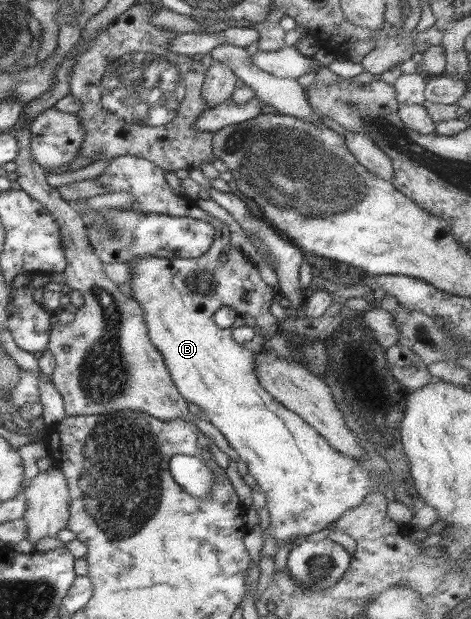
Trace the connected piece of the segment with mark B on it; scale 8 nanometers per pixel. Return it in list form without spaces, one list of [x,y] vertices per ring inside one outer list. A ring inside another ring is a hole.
[[[126,155],[110,162],[104,173],[94,178],[106,187],[104,194],[124,191],[133,195],[135,202],[131,209],[139,213],[190,217],[209,222],[215,228],[215,239],[209,251],[197,259],[168,260],[155,256],[131,258],[128,264],[133,266],[133,277],[129,280],[134,292],[132,298],[143,308],[149,339],[164,357],[177,390],[188,403],[198,406],[206,420],[224,435],[228,444],[240,456],[239,459],[246,463],[248,474],[257,480],[261,491],[266,493],[267,509],[271,518],[268,533],[271,538],[280,547],[294,540],[299,542],[299,538],[304,540],[306,536],[330,529],[341,514],[355,509],[365,499],[366,494],[379,491],[376,480],[380,477],[385,479],[385,476],[381,472],[375,472],[372,464],[361,466],[358,460],[338,453],[298,414],[282,407],[282,404],[260,386],[254,372],[254,359],[262,352],[267,339],[280,331],[279,320],[270,313],[270,305],[277,289],[264,283],[256,265],[248,261],[240,250],[230,246],[228,226],[200,209],[191,198],[176,195],[164,179],[165,173],[165,170],[151,160]],[[222,254],[226,254],[227,258],[224,264],[218,261]],[[222,306],[230,306],[239,315],[248,314],[256,327],[256,335],[251,341],[237,343],[232,337],[232,327],[222,329],[214,323],[212,317]]]

